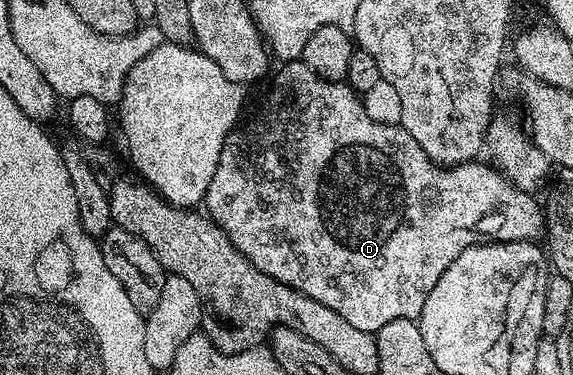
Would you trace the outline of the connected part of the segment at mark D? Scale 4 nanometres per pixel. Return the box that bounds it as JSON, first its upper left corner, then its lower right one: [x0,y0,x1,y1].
[203,59,545,334]

